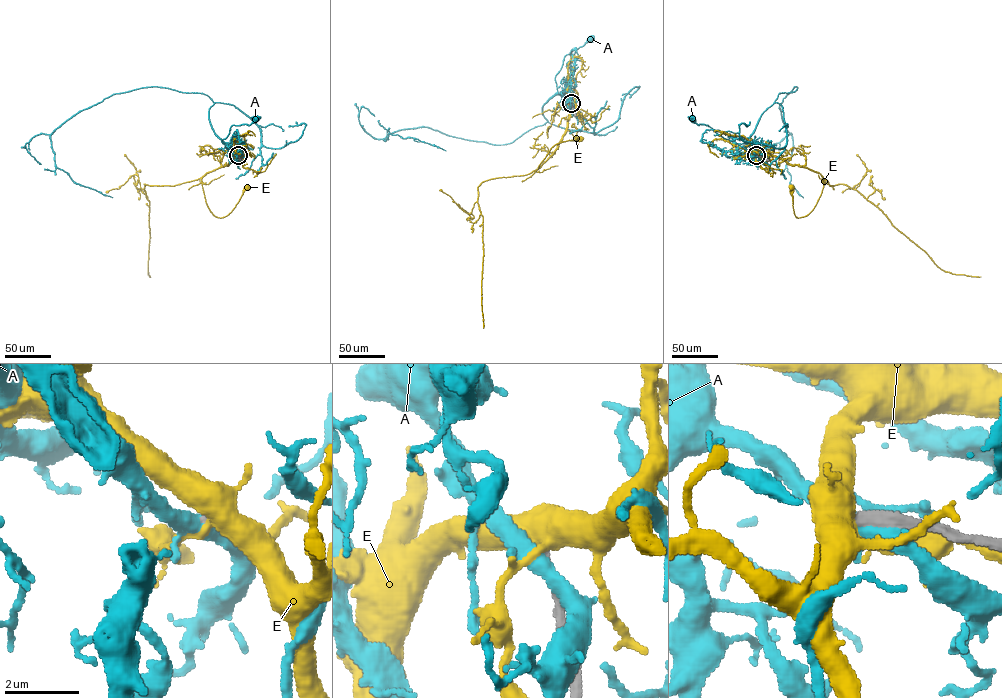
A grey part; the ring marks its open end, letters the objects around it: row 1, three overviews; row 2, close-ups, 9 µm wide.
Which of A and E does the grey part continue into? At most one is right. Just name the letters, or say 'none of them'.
none of them

